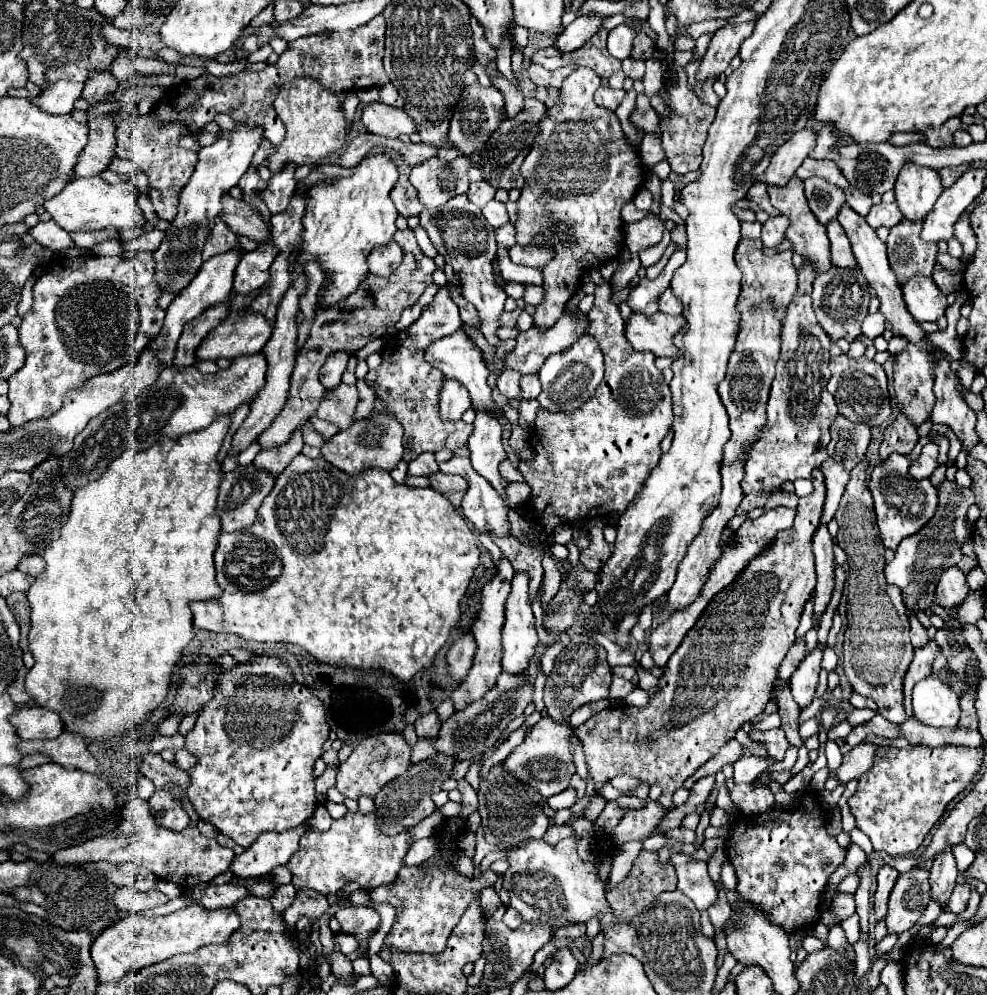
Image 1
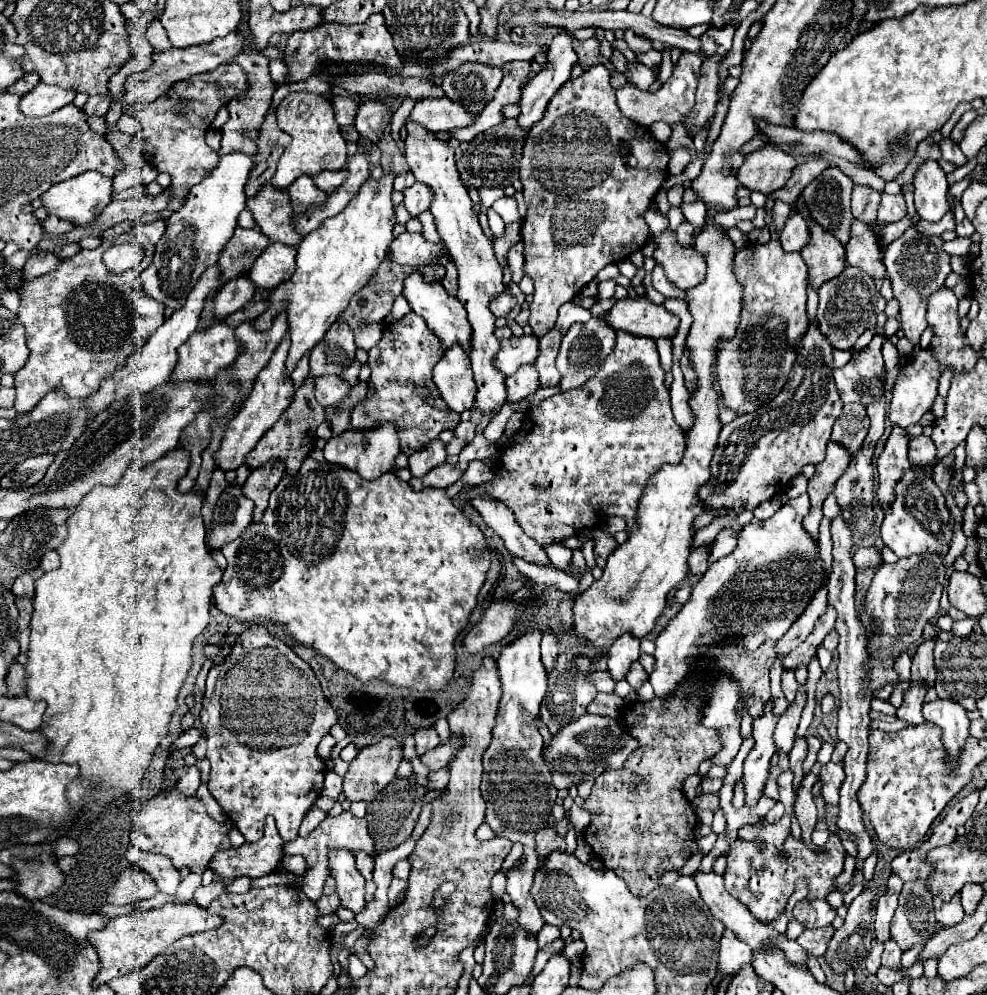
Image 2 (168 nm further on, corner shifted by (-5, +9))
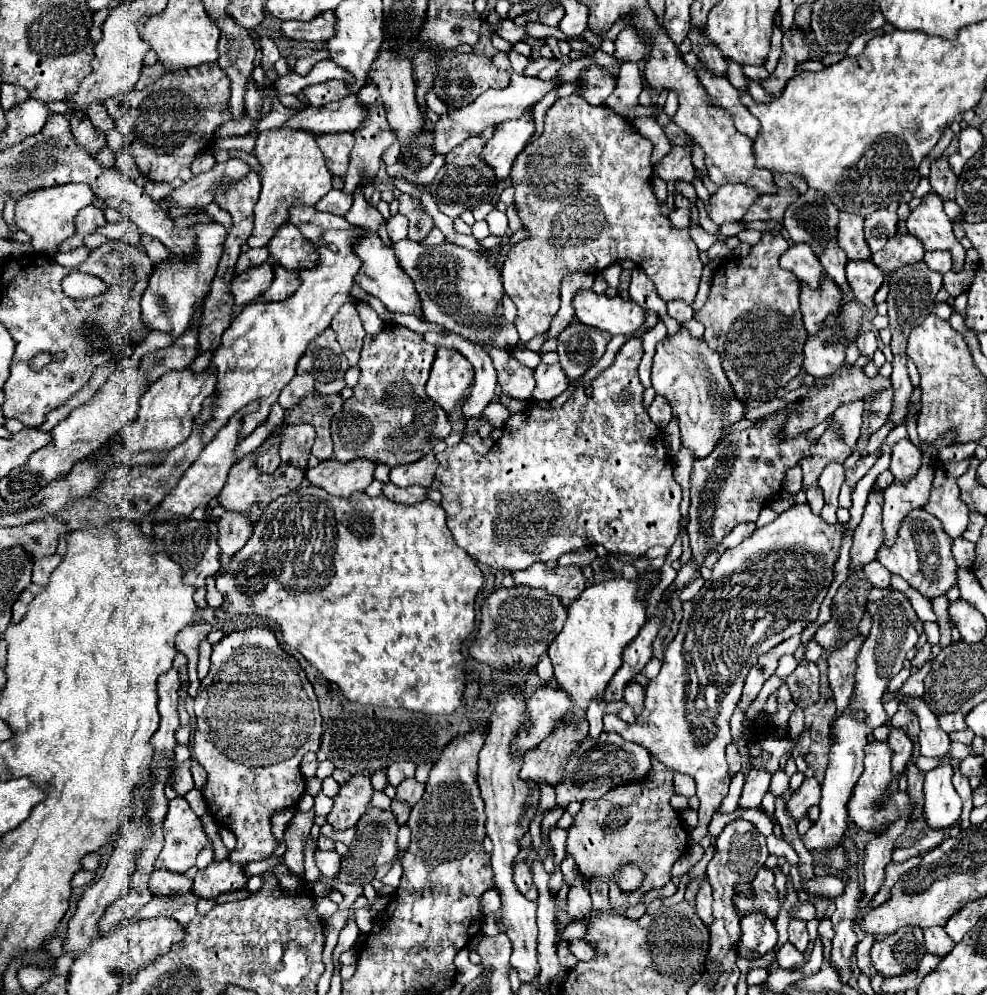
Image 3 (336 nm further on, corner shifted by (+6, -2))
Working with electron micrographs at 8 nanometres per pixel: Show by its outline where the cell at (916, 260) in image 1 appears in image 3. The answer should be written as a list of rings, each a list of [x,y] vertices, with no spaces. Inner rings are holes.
[[[924,261],[920,263],[914,263],[914,265],[908,265],[908,267],[902,267],[898,269],[896,273],[892,273],[888,279],[888,285],[890,285],[890,293],[888,293],[888,317],[890,317],[890,331],[892,331],[892,353],[894,353],[894,361],[892,361],[892,387],[894,387],[894,405],[892,405],[892,411],[888,415],[888,419],[892,419],[894,427],[898,427],[900,423],[904,423],[906,415],[908,415],[908,399],[912,397],[912,381],[908,377],[908,369],[906,369],[906,361],[908,361],[908,355],[906,355],[906,339],[910,335],[910,331],[914,327],[918,327],[932,311],[934,311],[934,299],[936,299],[936,293],[940,291],[942,287],[942,275],[940,273],[934,273],[928,269],[928,265]]]

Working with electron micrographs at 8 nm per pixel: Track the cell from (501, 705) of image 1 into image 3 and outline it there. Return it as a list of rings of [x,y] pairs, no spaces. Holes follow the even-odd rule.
[[[406,779],[396,787],[396,797],[394,799],[406,803],[408,807],[414,807],[416,801],[420,801],[422,793],[424,793],[424,785],[420,785],[416,779]]]

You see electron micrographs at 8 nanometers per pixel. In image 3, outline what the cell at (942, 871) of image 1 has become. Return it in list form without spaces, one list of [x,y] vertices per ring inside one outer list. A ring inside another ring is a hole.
[[[944,927],[924,929],[924,945],[926,945],[926,951],[928,953],[942,955],[942,957],[954,949],[954,941],[948,939]]]

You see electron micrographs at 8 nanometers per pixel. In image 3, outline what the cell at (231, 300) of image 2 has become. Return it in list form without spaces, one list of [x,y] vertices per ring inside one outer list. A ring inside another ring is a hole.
[[[272,259],[260,267],[250,267],[244,275],[236,275],[232,281],[232,295],[236,305],[248,305],[258,299],[272,283]]]

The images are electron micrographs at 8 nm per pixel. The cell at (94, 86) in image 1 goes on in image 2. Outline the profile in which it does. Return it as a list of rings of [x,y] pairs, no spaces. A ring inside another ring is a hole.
[[[107,92],[107,96],[89,96],[83,112],[89,116],[105,116],[111,104],[111,92]]]

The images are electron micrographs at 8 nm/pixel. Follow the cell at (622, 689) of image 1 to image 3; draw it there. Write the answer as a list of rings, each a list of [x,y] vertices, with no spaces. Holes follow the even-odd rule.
[[[542,685],[528,701],[528,731],[520,731],[516,743],[512,743],[512,755],[522,757],[526,751],[536,749],[554,729],[556,721],[562,719],[564,713],[570,709],[570,699],[558,687]]]

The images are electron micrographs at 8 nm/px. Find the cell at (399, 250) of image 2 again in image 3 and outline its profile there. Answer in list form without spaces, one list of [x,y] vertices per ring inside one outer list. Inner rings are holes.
[[[410,239],[394,245],[402,269],[416,285],[416,293],[424,303],[424,317],[430,323],[438,323],[476,345],[514,349],[520,341],[514,323],[496,315],[496,307],[504,297],[504,287],[496,269],[500,249],[502,245],[486,251],[470,251],[452,243],[418,245]]]

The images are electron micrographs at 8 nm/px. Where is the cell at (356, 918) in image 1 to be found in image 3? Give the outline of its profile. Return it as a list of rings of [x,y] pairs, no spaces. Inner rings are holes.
[[[332,849],[332,851],[316,851],[316,865],[320,869],[320,873],[324,877],[336,877],[338,869],[340,869],[340,855]]]

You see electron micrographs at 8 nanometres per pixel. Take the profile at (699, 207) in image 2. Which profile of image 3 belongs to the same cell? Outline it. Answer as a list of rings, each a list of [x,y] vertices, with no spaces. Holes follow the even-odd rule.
[[[689,227],[689,231],[692,233],[692,239],[694,239],[694,243],[698,245],[700,251],[706,251],[708,247],[712,247],[718,241],[716,235],[706,233],[702,227]]]

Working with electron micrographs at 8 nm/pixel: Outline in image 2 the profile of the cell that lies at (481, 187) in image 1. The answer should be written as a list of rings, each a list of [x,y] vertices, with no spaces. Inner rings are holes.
[[[479,188],[477,190],[479,192],[479,198],[481,198],[481,204],[483,204],[483,208],[485,210],[489,210],[491,208],[491,204],[497,200],[497,198],[501,198],[503,196],[503,188]]]

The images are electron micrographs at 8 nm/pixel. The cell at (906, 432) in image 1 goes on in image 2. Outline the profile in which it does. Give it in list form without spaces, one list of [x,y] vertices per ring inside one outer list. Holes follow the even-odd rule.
[[[893,426],[893,432],[883,448],[883,452],[877,458],[877,500],[883,508],[887,508],[893,502],[893,488],[901,480],[903,472],[911,468],[909,462],[909,434],[905,428]]]

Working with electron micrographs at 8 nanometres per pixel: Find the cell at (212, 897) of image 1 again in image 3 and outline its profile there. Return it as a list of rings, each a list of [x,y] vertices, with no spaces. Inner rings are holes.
[[[182,903],[172,911],[172,919],[178,921],[180,925],[188,925],[194,915],[196,915],[196,903]]]

